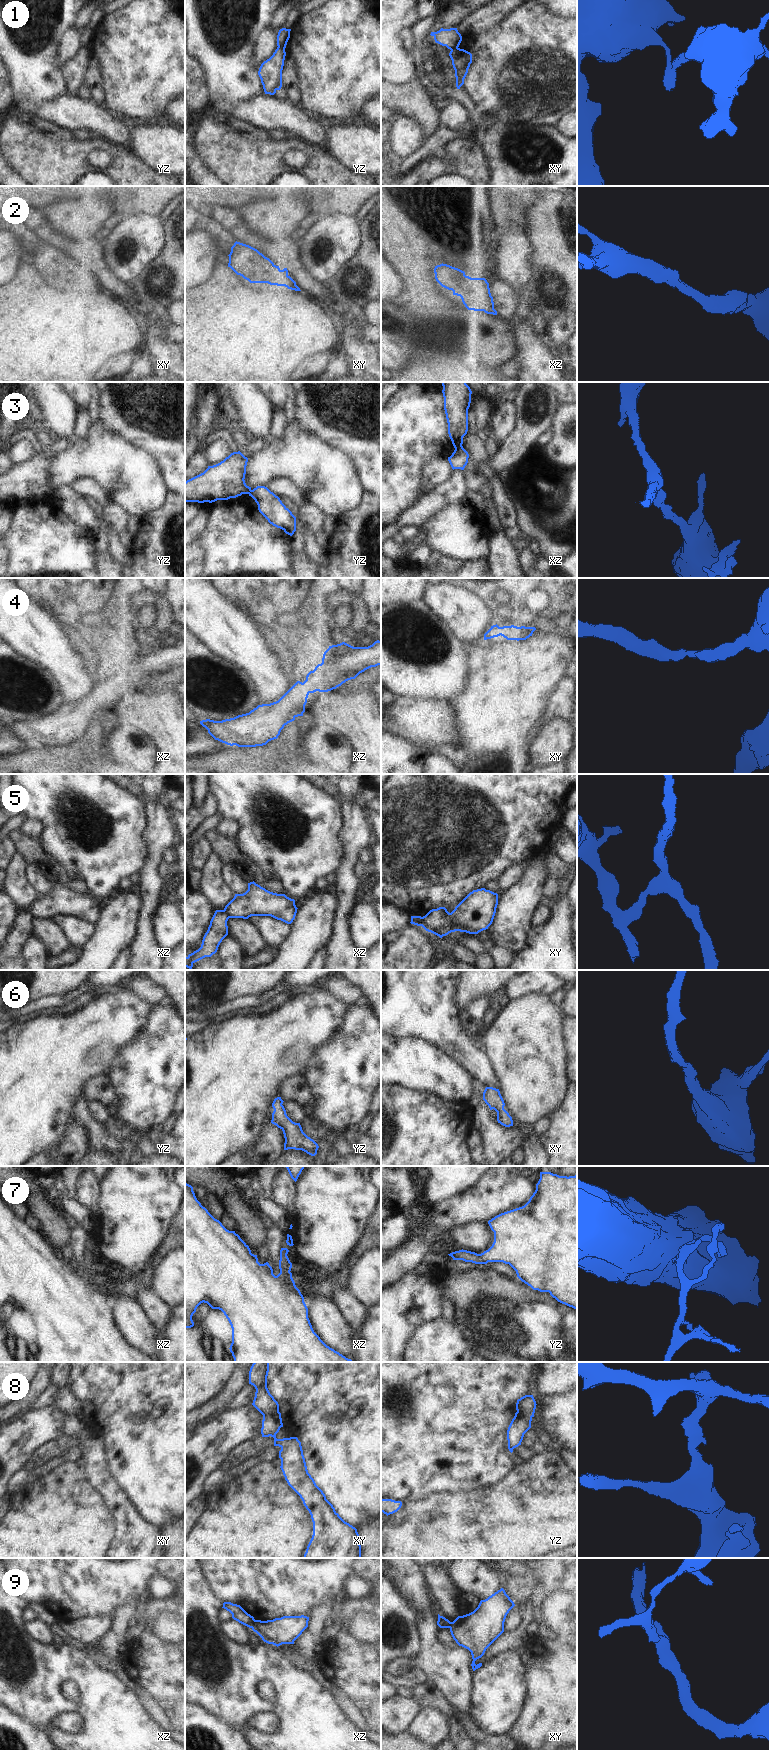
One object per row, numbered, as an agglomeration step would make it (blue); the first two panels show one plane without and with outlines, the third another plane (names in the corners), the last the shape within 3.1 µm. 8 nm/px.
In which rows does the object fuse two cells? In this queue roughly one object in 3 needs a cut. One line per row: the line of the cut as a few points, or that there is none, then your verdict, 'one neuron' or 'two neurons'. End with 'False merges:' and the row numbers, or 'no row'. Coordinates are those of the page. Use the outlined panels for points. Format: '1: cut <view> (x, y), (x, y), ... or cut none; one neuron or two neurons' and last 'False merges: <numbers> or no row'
1: cut yz (277, 47), (284, 49); two neurons
2: cut none; one neuron
3: cut xz (461, 445), (455, 449); two neurons
4: cut none; one neuron
5: cut xy (423, 917), (421, 925); two neurons
6: cut none; one neuron
7: cut none; one neuron
8: cut xy (263, 1415), (272, 1415), (281, 1421); two neurons
9: cut xz (256, 1620), (251, 1627); two neurons
False merges: 1, 3, 5, 8, 9

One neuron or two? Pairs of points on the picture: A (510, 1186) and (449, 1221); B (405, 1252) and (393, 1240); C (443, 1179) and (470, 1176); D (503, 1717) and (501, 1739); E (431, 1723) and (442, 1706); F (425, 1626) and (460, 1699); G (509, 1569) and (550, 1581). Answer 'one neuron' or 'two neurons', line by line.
A: one neuron
B: two neurons
C: one neuron
D: two neurons
E: two neurons
F: one neuron
G: one neuron

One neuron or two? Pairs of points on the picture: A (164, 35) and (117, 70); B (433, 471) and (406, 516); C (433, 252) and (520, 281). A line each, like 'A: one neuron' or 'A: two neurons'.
A: one neuron
B: two neurons
C: two neurons

